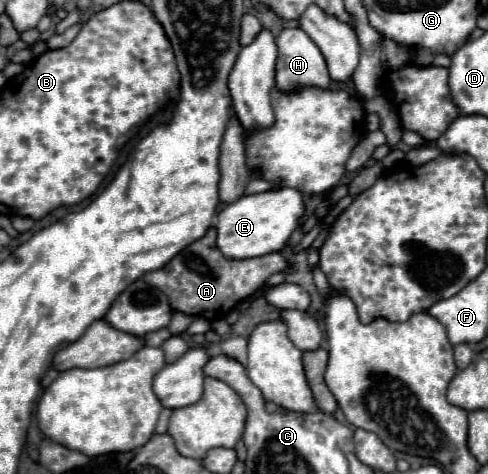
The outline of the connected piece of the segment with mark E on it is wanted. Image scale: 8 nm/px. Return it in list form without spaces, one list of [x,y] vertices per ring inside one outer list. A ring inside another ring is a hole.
[[[281,187],[275,191],[243,195],[235,203],[229,203],[219,213],[217,247],[229,259],[249,259],[281,251],[287,245],[291,233],[299,227],[303,215],[305,215],[305,195],[299,189]]]

